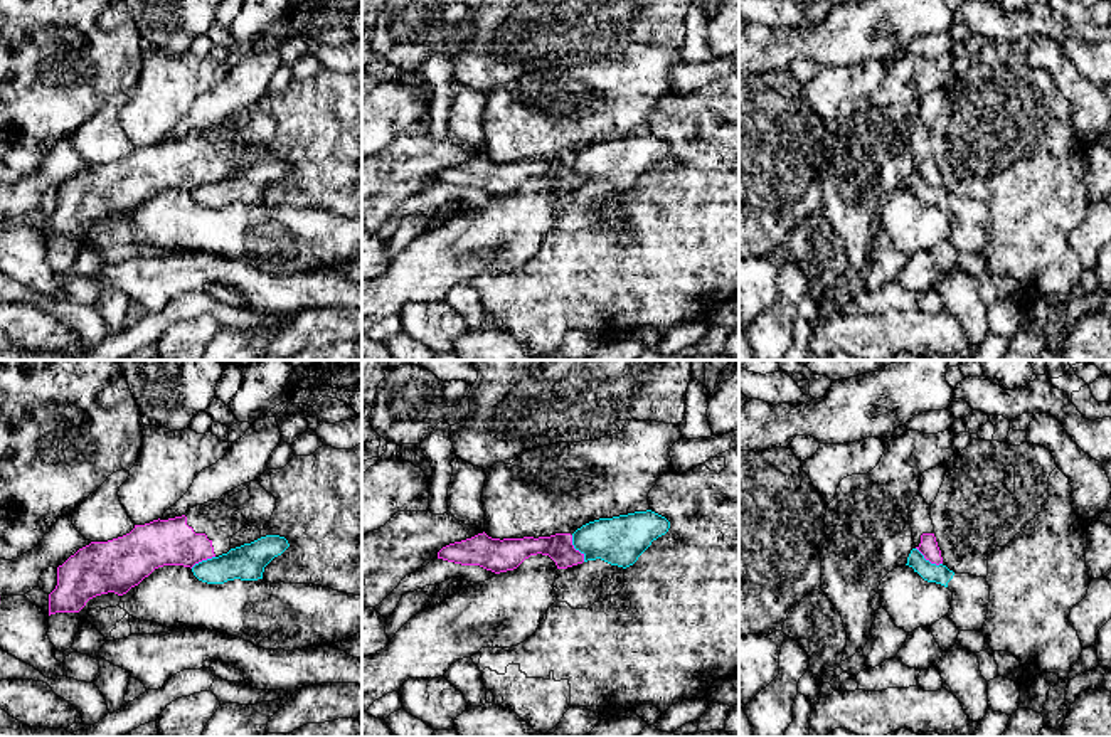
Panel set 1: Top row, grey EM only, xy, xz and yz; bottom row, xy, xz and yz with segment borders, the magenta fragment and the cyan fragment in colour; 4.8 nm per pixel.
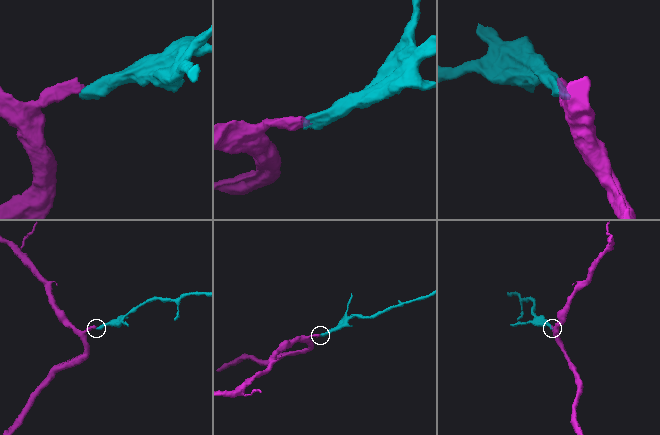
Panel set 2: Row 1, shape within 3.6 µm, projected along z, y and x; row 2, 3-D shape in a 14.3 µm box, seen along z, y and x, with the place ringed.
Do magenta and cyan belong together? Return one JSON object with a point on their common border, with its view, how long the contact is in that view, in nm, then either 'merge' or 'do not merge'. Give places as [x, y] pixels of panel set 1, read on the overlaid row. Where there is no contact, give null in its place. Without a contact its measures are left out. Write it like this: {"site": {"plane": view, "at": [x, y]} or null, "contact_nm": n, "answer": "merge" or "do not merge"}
{"site": {"plane": "xz", "at": [574, 549]}, "contact_nm": 140, "answer": "do not merge"}

